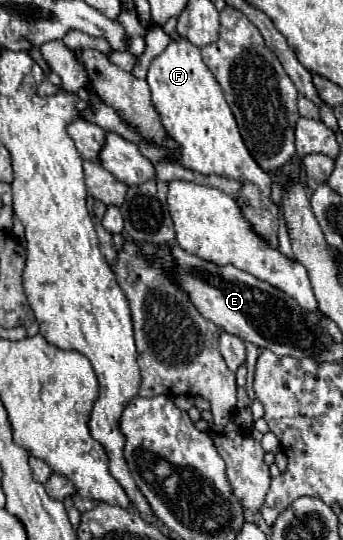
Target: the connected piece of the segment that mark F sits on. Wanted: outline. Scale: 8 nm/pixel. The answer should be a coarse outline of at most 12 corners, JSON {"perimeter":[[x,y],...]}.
{"perimeter":[[172,40],[148,68],[176,154],[110,106],[84,118],[202,174],[242,182],[248,222],[278,246],[278,208],[200,48]]}

